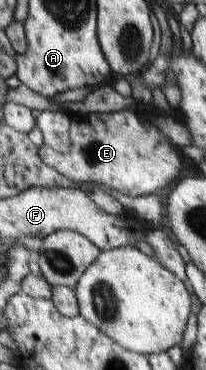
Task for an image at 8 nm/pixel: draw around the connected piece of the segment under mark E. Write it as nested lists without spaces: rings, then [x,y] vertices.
[[[137,106],[137,109],[115,113],[72,114],[71,149],[66,152],[54,150],[48,145],[40,147],[42,161],[56,171],[70,177],[82,186],[95,183],[115,192],[118,196],[138,197],[158,194],[172,189],[180,180],[184,161],[182,153],[170,142],[168,135],[156,127],[152,119],[161,116],[157,110]]]

